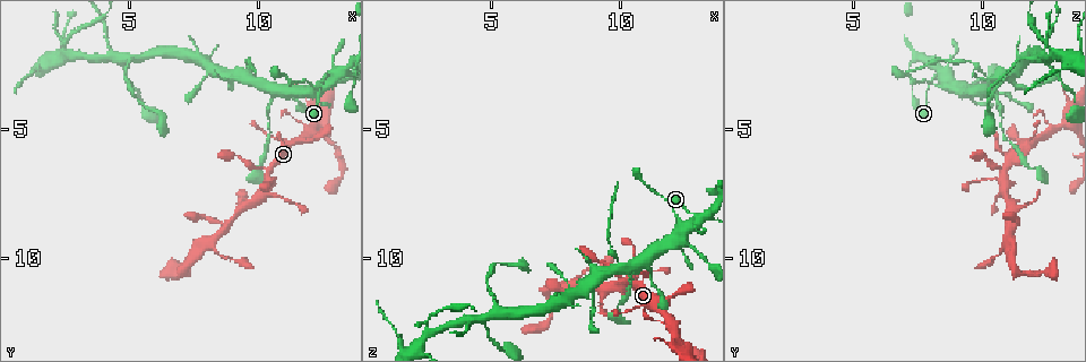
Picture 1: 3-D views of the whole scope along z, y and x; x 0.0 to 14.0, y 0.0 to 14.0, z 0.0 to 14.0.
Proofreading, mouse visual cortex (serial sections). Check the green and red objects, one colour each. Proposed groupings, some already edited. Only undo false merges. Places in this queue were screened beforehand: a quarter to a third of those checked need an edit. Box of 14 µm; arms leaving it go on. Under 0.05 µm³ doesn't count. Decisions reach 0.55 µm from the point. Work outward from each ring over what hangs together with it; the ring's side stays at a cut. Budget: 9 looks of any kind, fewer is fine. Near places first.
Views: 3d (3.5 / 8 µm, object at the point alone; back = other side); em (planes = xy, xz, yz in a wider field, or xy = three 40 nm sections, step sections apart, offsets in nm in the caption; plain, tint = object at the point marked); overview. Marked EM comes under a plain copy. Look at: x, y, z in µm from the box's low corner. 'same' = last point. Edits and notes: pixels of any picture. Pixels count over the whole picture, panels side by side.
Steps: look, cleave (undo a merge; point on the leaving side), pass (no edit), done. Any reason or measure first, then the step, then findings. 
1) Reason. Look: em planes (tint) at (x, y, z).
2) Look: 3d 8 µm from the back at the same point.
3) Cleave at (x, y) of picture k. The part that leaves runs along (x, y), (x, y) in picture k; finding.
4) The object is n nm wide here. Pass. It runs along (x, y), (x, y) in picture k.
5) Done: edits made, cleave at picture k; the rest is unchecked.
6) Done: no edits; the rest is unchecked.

Abrupt turn. Look: 3d 3.5 µm at (13.1, 2.8, 8.5).

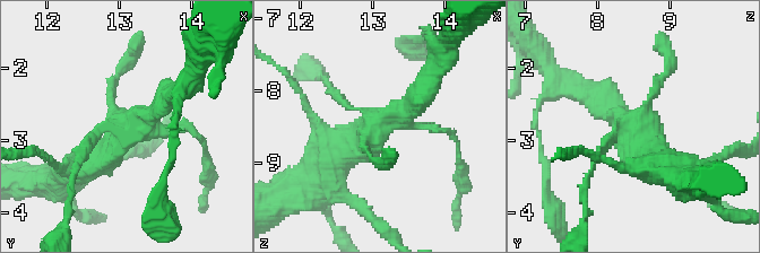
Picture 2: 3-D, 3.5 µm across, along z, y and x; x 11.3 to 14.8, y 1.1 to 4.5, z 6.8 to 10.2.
Look: em xy step 3 (tint) at (13.05, 2.85, 8.40).

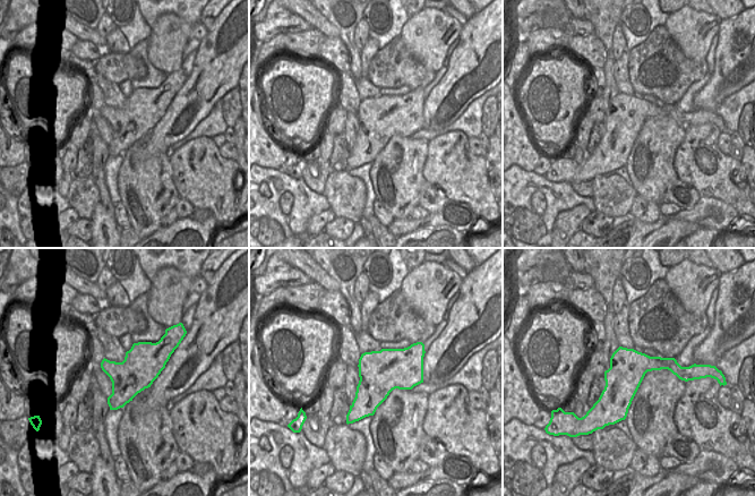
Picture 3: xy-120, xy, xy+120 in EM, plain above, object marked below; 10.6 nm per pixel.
Pass. It runs along (329, 86), (374, 120), (329, 164) in picture 2; all the same cell.

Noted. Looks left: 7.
A narrow waist. Look: em xy step 5 (tint) at (10.4, 4.7, 10.7).

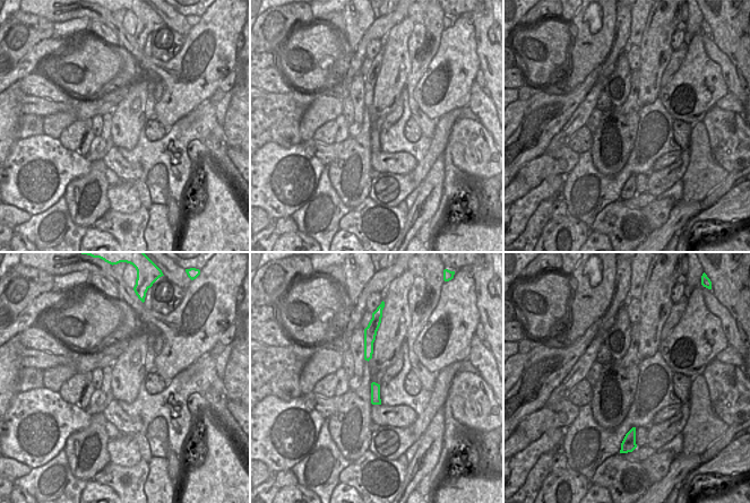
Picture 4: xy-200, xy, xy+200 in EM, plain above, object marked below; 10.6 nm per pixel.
See where the arms go. Look: 3d 3.5 µm at the same point.

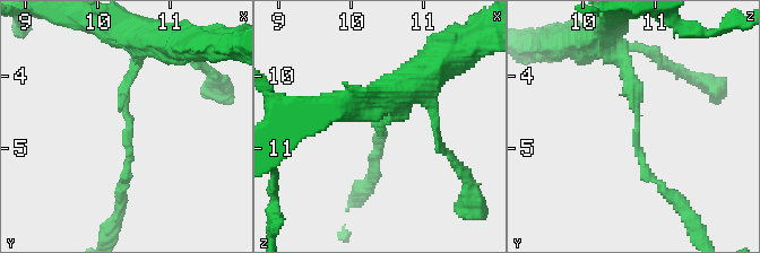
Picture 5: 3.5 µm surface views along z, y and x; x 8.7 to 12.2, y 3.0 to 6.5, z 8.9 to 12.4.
The arms are 150, 150 nm wide. Pass. It runs along (619, 55), (633, 97), (639, 156), (665, 191) in picture 5; one cell here.

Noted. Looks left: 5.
Narrows sharply. Look: 3d 3.5 µm at (9.8, 2.9, 10.1).

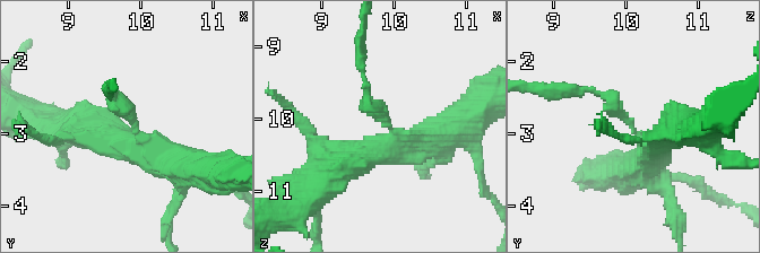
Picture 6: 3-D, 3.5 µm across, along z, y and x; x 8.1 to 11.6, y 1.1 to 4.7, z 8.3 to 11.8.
Need the tissue. Look: em xy step 3 (tint) at (9.85, 2.85, 10.10).

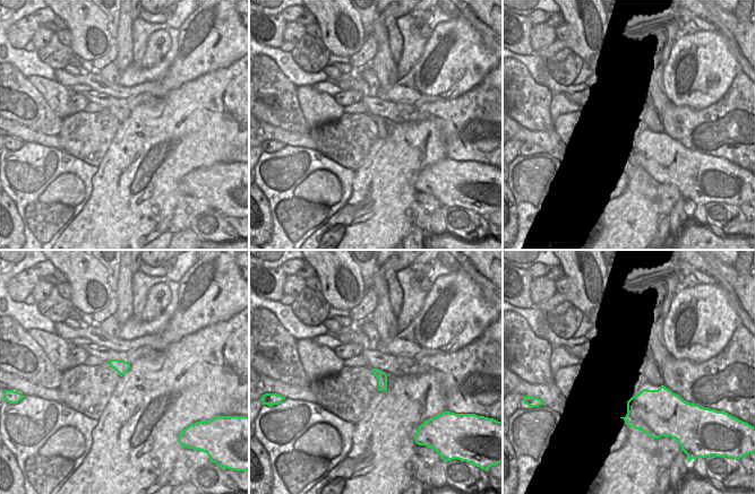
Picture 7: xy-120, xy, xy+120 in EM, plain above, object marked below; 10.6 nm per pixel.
Pass. It runs along (180, 165), (145, 154), (106, 88) in picture 6; one cell here.

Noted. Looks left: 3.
Four or more arms meet. Look: 3d 3.5 µm at (4.6, 2.3, 12.3).

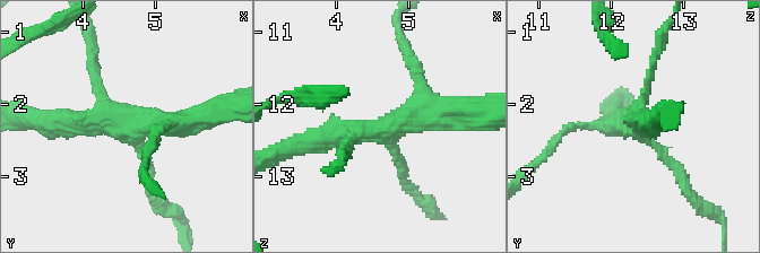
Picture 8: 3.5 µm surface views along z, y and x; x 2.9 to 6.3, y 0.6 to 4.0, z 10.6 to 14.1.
4 arms meet here; the arms are 150, 150, 300, 350 nm wide; shape alone is not enough. Look: em planes (tint) at (4.70, 2.25, 12.30).

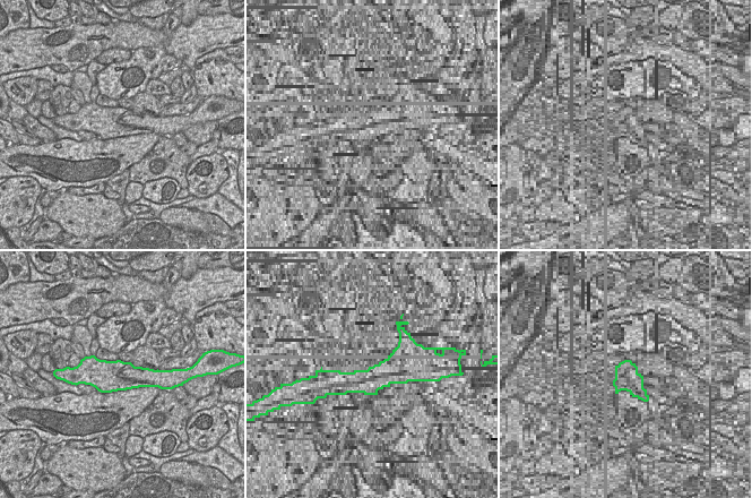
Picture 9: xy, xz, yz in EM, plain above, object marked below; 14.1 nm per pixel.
Pass. It runs along (461, 112), (309, 144) in picture 8; all the same cell.

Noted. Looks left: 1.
Done: no edits; the rest is unchecked.

